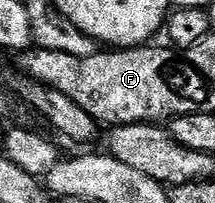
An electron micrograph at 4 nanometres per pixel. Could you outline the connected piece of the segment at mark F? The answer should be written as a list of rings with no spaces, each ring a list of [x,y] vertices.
[[[156,45],[108,49],[103,52],[105,55],[97,53],[90,57],[29,49],[19,56],[19,70],[28,78],[64,93],[74,105],[82,105],[97,124],[108,123],[109,128],[131,123],[160,125],[185,114],[186,107],[183,97],[164,80],[164,66],[171,61],[173,52],[167,46],[152,46]]]

